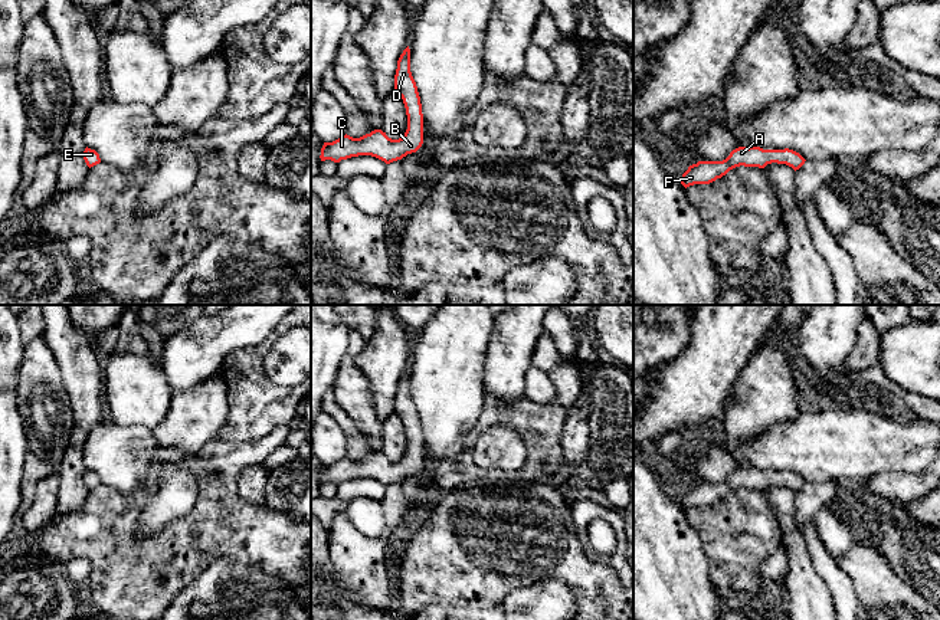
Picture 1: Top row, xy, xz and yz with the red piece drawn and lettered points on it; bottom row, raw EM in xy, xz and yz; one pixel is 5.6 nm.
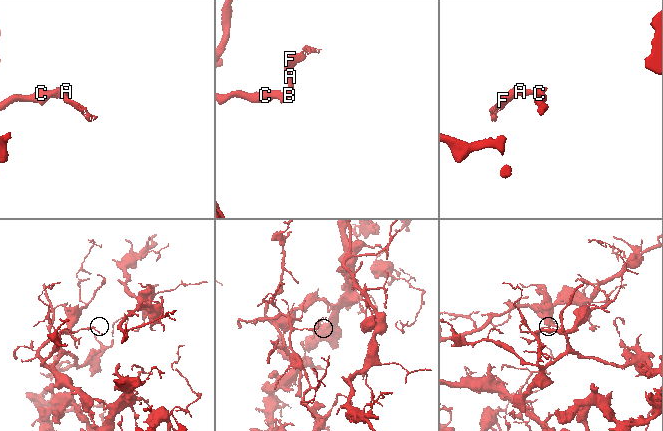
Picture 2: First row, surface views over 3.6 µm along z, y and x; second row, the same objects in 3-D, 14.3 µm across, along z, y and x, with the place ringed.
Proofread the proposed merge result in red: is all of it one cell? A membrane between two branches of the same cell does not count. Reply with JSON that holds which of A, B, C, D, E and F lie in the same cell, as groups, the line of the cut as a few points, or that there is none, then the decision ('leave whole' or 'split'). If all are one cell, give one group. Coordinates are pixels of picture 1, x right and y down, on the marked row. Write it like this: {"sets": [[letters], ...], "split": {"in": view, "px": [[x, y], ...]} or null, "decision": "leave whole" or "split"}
{"sets": [["A", "B", "C", "D", "E", "F"]], "split": null, "decision": "leave whole"}

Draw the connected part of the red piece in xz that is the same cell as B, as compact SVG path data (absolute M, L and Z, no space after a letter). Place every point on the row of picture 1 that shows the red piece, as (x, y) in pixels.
M409 46L397 60L394 91L402 96L407 115L407 129L402 138L392 140L381 129L374 129L360 138L345 134L333 142L324 142L321 161L340 163L351 157L371 155L390 164L416 152L423 144L423 114L417 86L410 72Z

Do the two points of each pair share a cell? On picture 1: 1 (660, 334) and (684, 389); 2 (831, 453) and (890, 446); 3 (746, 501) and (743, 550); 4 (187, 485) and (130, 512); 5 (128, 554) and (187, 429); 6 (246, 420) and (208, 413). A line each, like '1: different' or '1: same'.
1: different
2: same
3: same
4: different
5: different
6: different

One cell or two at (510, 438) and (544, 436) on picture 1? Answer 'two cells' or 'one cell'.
two cells

